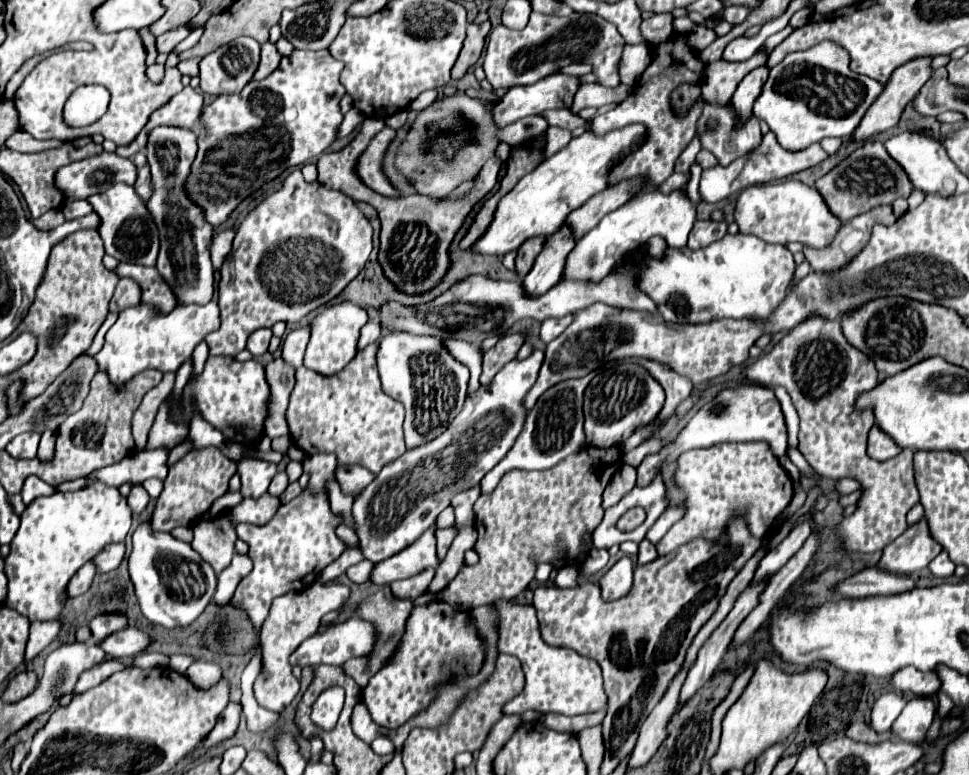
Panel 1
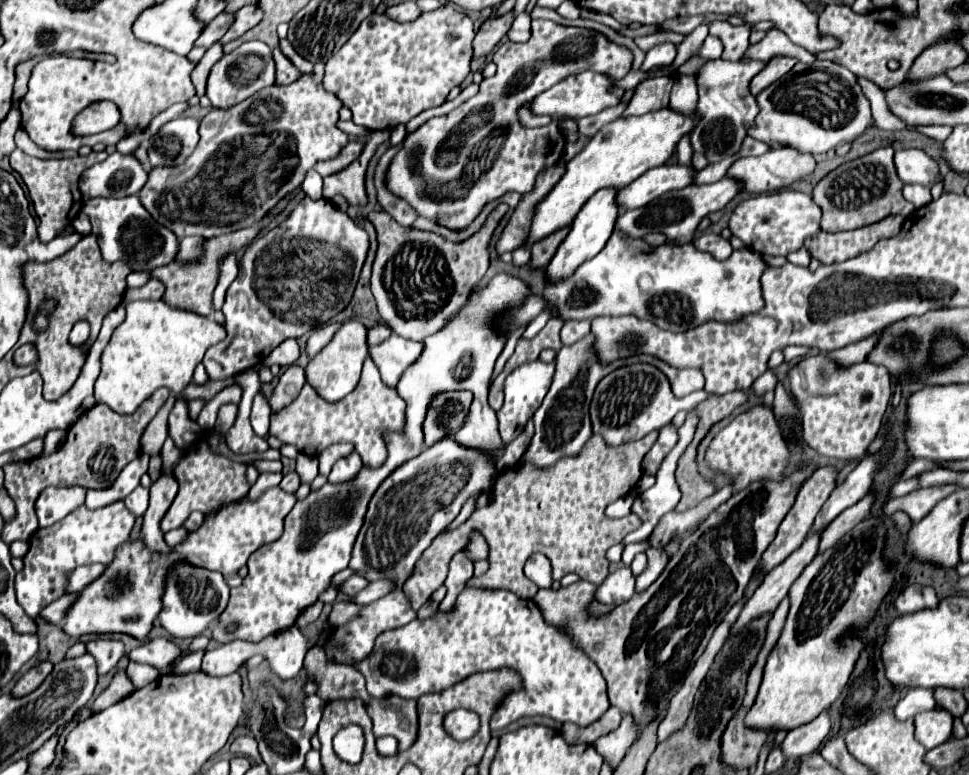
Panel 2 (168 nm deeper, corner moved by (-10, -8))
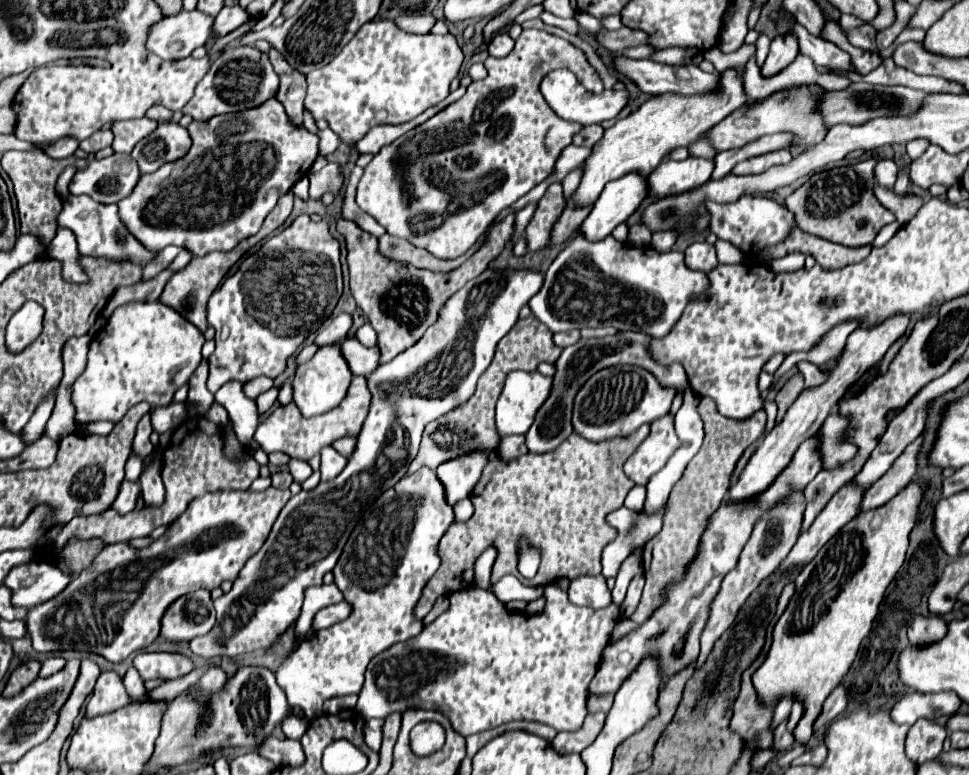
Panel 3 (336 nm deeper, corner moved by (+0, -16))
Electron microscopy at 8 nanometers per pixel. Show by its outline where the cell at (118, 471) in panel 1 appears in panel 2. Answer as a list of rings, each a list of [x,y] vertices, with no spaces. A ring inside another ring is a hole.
[[[167,437],[162,446],[162,474],[172,474],[172,468],[176,466],[176,462],[180,460],[182,454],[184,452],[174,446],[172,438]]]

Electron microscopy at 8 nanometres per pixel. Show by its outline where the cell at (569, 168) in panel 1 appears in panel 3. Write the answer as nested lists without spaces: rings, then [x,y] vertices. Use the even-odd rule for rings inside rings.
[[[726,70],[720,76],[722,94],[718,96],[692,96],[682,98],[678,94],[660,94],[652,96],[644,102],[636,112],[618,120],[612,128],[604,130],[604,136],[594,144],[592,154],[584,162],[582,180],[572,196],[566,198],[566,206],[584,208],[598,200],[602,188],[610,180],[618,180],[630,172],[638,172],[640,176],[648,176],[654,168],[662,164],[662,160],[680,146],[690,146],[698,136],[714,128],[722,122],[730,112],[746,104],[746,94],[742,90],[742,78],[734,70]]]

